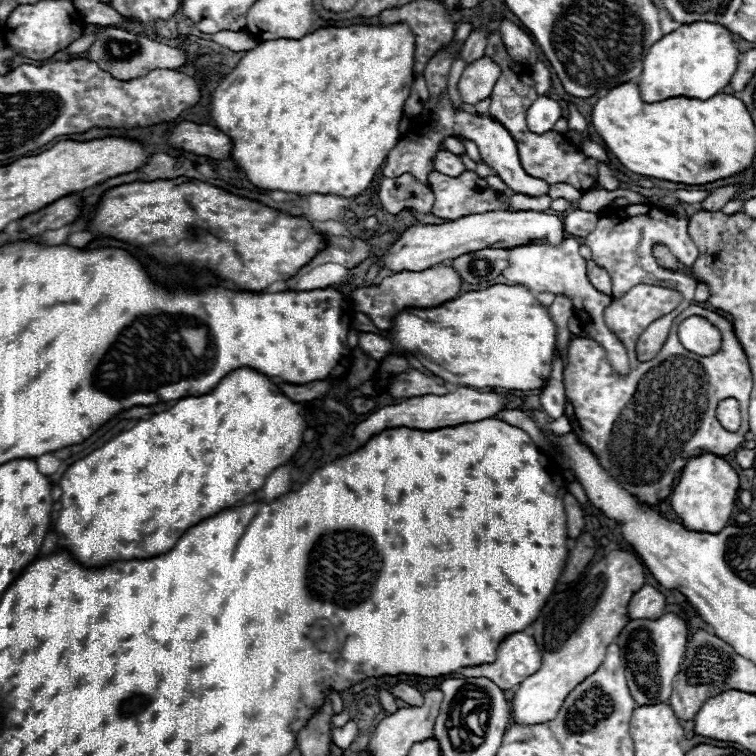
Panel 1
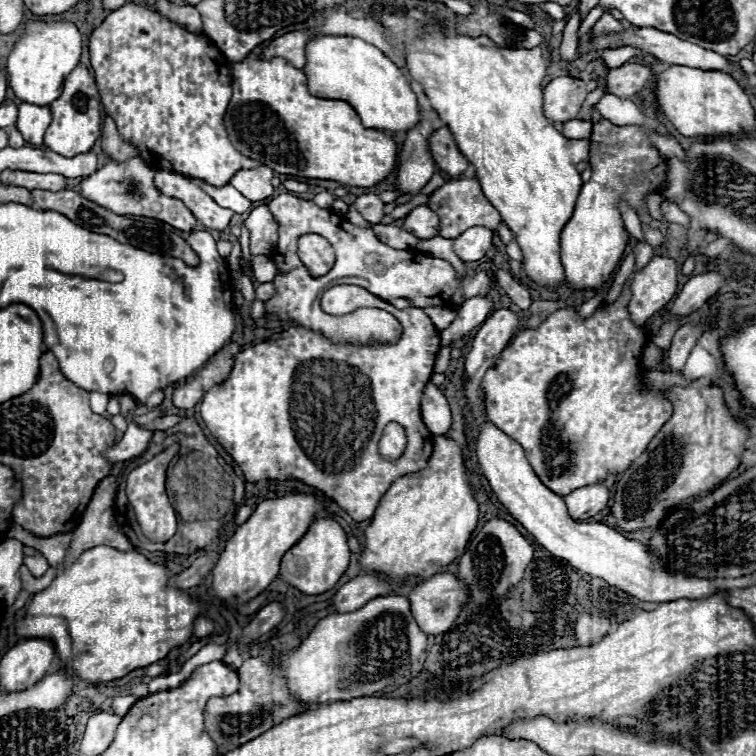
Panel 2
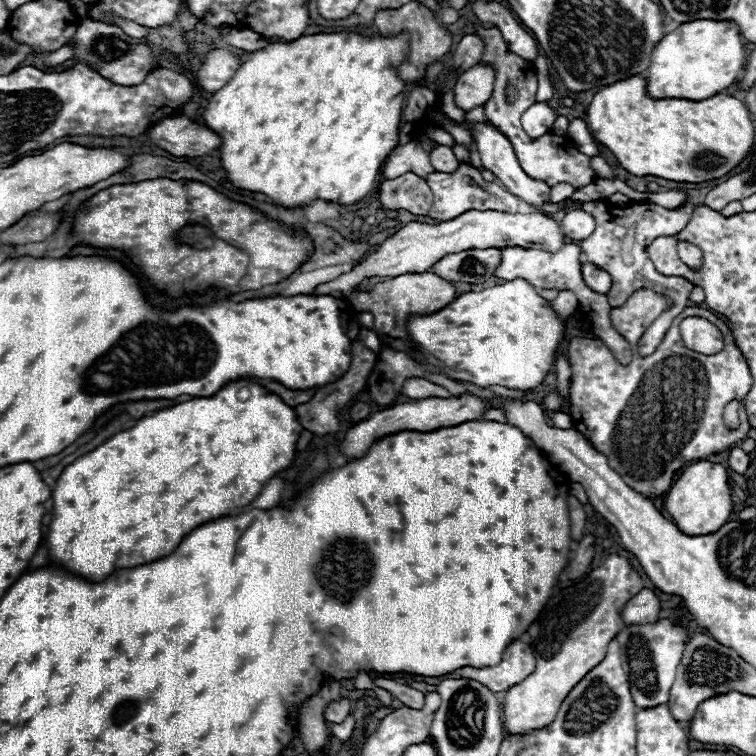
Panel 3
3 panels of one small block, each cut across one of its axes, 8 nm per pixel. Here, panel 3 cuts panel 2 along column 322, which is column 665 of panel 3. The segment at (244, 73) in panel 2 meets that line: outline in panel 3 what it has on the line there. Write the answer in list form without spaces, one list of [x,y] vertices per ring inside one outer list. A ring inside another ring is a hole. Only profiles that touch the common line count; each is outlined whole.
[[[632,76],[630,80],[620,80],[610,88],[596,92],[588,108],[588,128],[594,138],[604,144],[616,160],[634,176],[658,176],[674,182],[706,182],[728,174],[736,168],[754,144],[754,124],[744,102],[732,96],[716,94],[708,100],[652,100],[646,94],[646,78]]]

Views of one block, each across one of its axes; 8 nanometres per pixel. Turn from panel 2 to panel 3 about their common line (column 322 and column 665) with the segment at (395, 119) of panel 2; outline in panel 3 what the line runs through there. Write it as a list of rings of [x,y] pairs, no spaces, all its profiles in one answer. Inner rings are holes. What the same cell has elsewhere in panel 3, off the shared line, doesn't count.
[[[692,20],[666,34],[650,56],[648,70],[640,74],[648,80],[646,92],[654,98],[688,98],[706,100],[734,84],[746,62],[744,38],[734,22]]]

